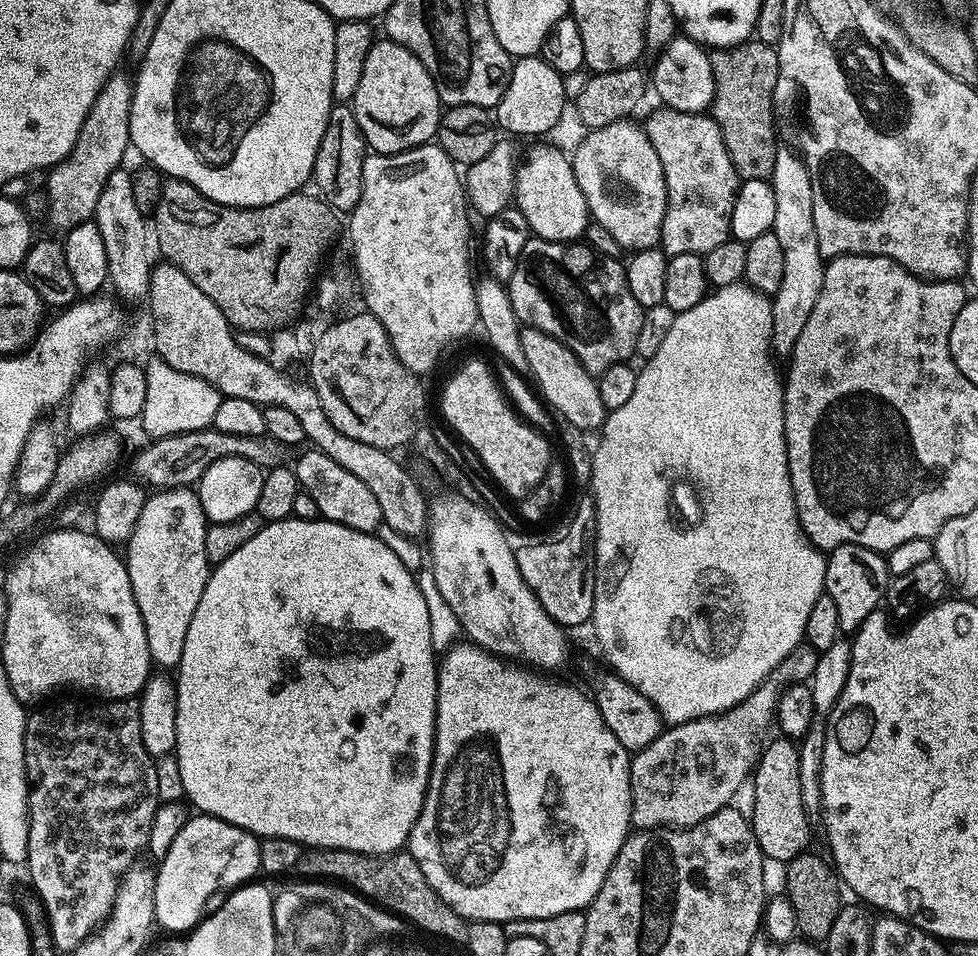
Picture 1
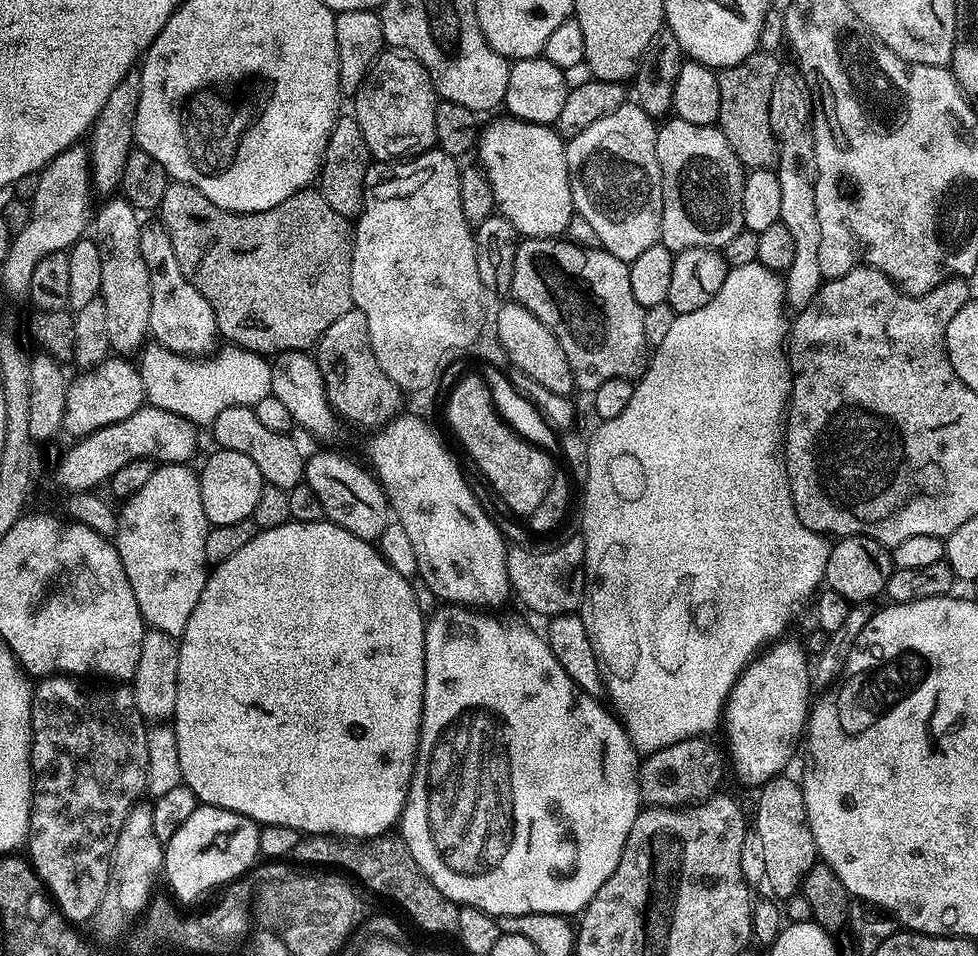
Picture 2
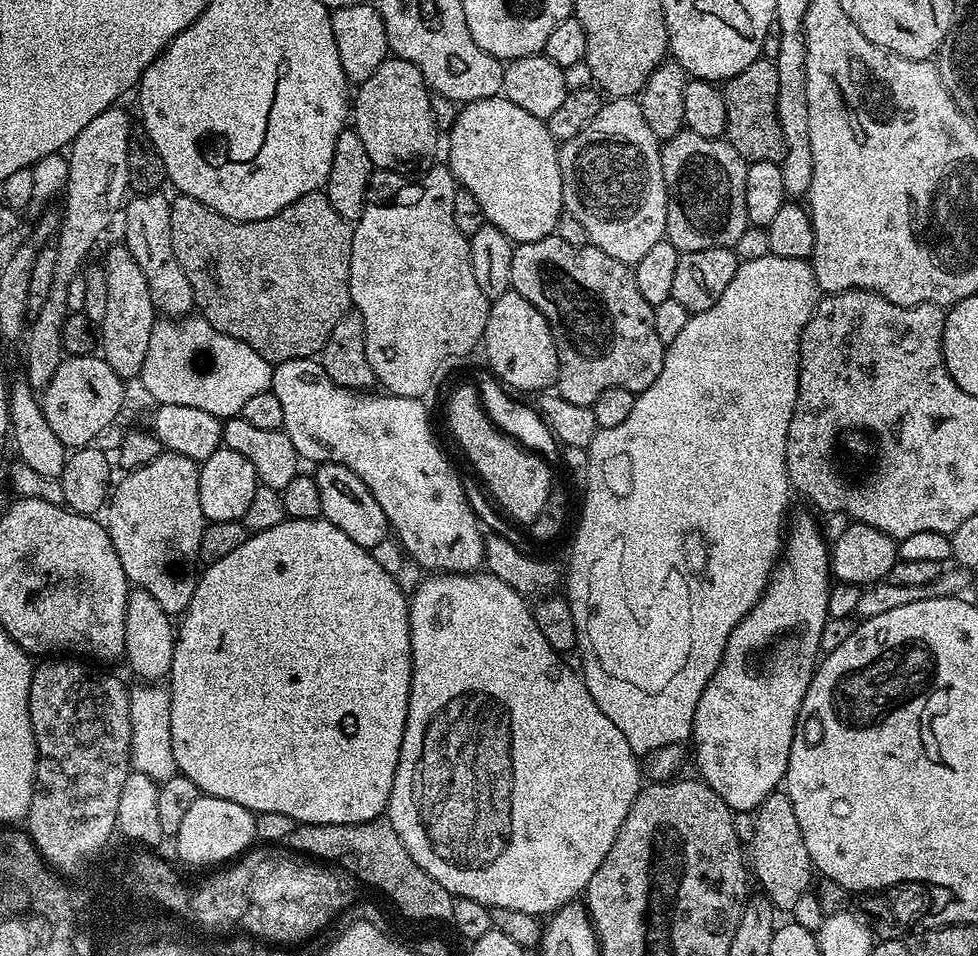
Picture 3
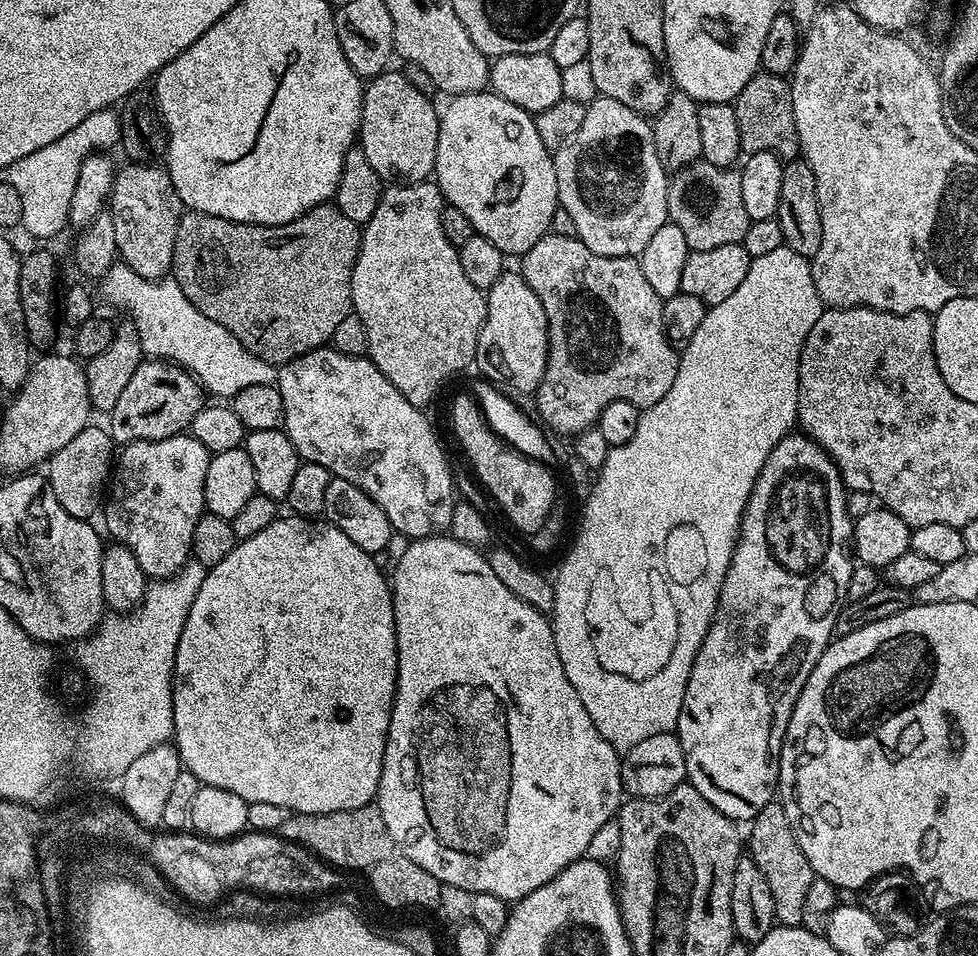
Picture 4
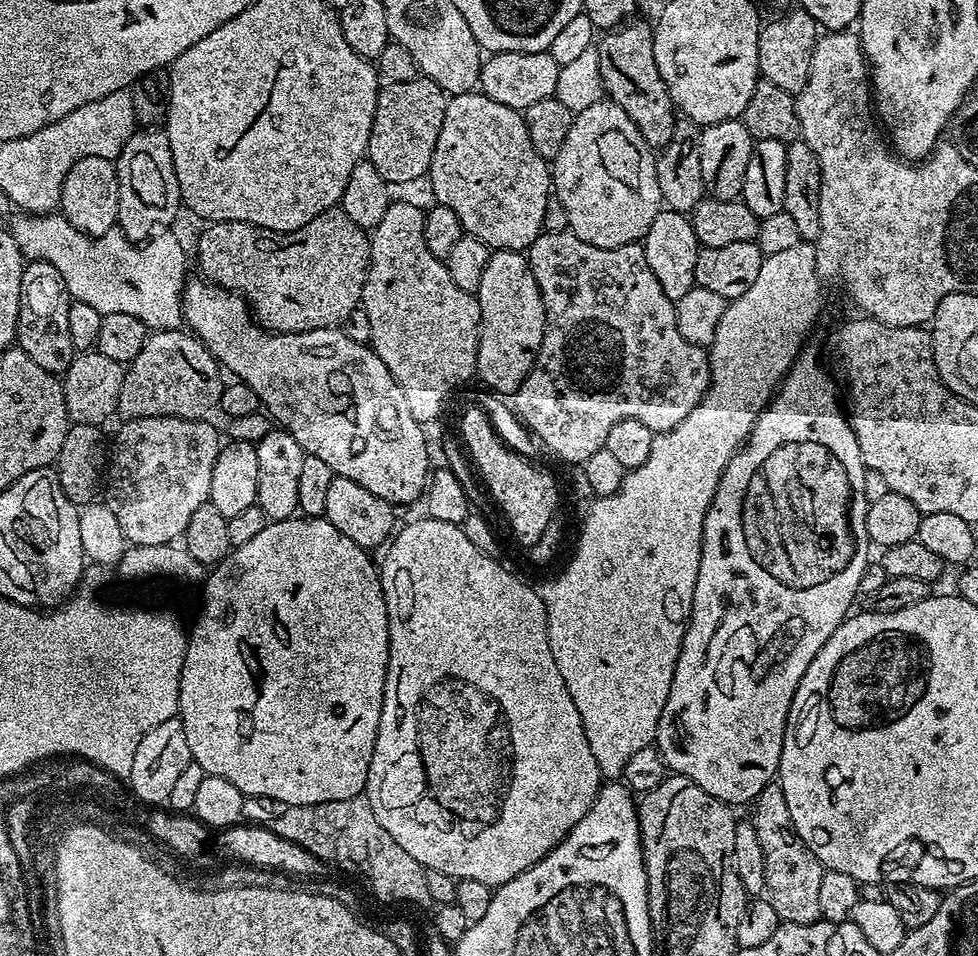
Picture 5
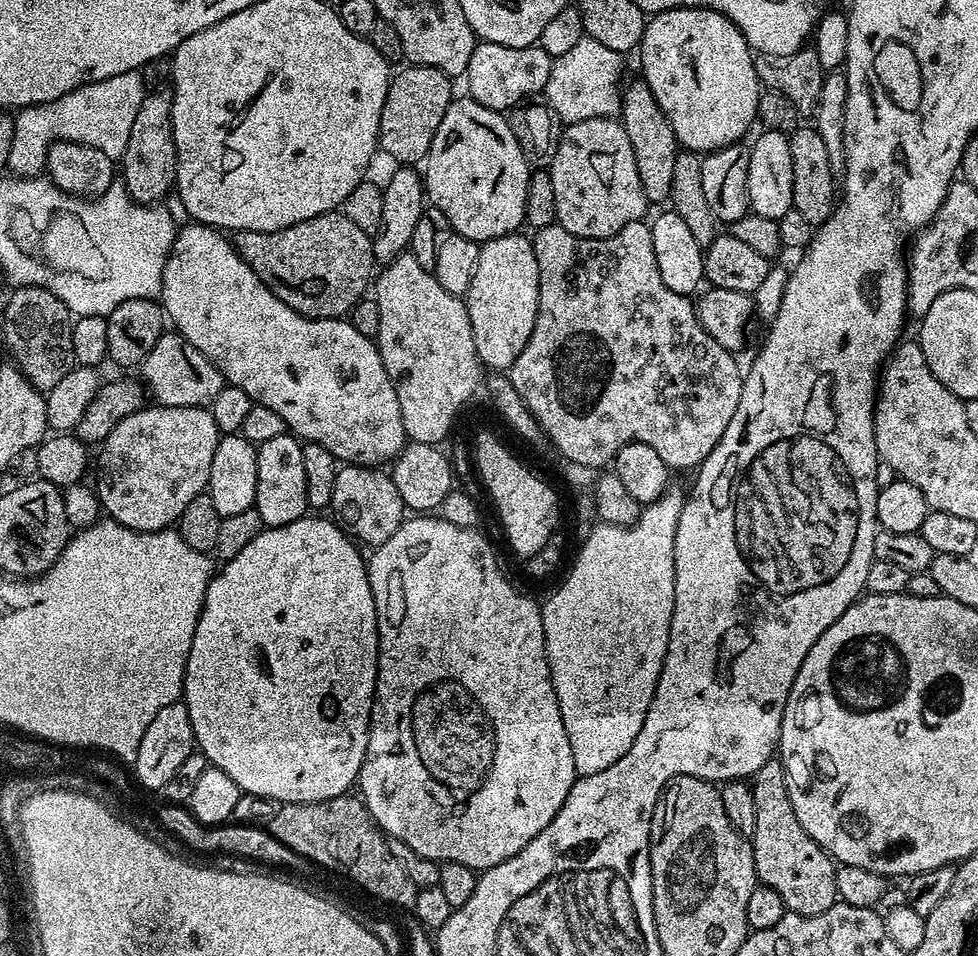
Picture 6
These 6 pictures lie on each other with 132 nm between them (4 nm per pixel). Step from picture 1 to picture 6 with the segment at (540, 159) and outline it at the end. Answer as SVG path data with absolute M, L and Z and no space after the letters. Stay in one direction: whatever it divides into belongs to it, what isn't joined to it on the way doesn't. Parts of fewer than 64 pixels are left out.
M471 98L453 99L452 105L446 110L446 114L442 118L442 122L438 126L438 130L434 134L432 139L432 145L428 151L426 157L426 163L422 168L422 183L426 193L426 200L431 207L442 210L442 214L446 214L446 218L450 222L453 232L459 234L459 236L465 236L471 240L477 242L483 242L485 240L493 240L499 236L506 236L517 231L516 228L519 224L525 223L525 212L527 210L528 200L528 187L531 182L532 172L530 171L530 165L528 159L524 157L524 151L522 146L518 146L518 138L514 138L514 130L508 125L507 119L497 109L487 108L482 106L478 101Z

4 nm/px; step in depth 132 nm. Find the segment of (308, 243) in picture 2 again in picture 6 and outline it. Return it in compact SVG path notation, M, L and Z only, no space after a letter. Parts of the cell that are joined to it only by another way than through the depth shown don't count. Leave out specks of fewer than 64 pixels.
M340 210L323 212L277 232L238 232L234 236L236 251L260 281L286 306L311 320L343 317L360 303L374 276L372 241L362 226L354 226Z

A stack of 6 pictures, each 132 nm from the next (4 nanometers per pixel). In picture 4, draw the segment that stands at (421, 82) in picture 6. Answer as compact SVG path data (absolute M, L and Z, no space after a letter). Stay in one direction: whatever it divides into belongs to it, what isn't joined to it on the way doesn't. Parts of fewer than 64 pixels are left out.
M385 70L379 76L371 77L364 89L362 102L362 118L358 133L358 146L366 154L370 166L384 182L403 182L415 184L424 182L433 175L436 167L436 147L438 146L438 130L440 129L440 112L431 104L429 93L418 90L404 76L403 71Z

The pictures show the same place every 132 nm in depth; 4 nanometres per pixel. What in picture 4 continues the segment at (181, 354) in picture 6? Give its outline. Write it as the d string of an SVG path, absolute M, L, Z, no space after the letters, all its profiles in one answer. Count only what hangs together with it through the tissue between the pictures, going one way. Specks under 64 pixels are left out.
M145 359L134 370L130 382L114 402L110 433L117 445L133 444L139 440L161 440L187 433L194 418L206 407L206 393L185 368L167 360Z

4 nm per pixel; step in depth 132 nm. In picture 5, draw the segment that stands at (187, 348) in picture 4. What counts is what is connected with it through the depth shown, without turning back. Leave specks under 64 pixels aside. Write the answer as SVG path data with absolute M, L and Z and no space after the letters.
M20 214L17 215L17 217L17 220L13 222L12 226L10 225L10 233L16 239L22 256L29 261L45 260L46 262L50 262L50 266L54 266L54 270L58 270L58 274L63 278L66 290L72 300L86 302L86 306L94 306L94 310L98 310L101 316L114 314L115 312L134 314L134 318L138 318L150 330L181 327L182 313L180 311L180 302L184 294L184 286L186 283L186 275L184 276L184 248L180 245L179 238L172 233L172 230L161 230L157 232L156 235L139 244L129 240L128 237L119 230L106 232L101 236L88 236L85 232L80 232L74 226L70 226L70 222L63 214Z

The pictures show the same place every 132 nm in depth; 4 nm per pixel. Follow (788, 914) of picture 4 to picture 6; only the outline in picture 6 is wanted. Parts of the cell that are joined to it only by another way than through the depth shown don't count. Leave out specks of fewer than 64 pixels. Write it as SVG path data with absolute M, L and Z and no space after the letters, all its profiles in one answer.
M776 758L768 760L766 766L751 777L750 783L755 807L755 825L750 843L757 881L777 891L785 909L797 912L799 916L813 916L830 910L830 906L838 902L838 865L821 844L814 842L814 838L802 830L802 822L798 822L794 814L794 806L790 806L784 765Z

